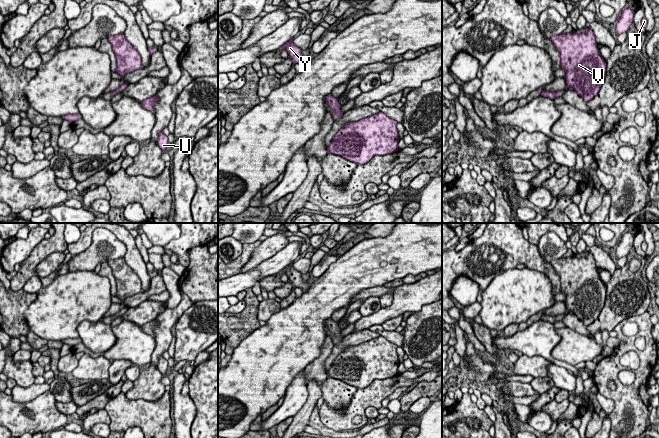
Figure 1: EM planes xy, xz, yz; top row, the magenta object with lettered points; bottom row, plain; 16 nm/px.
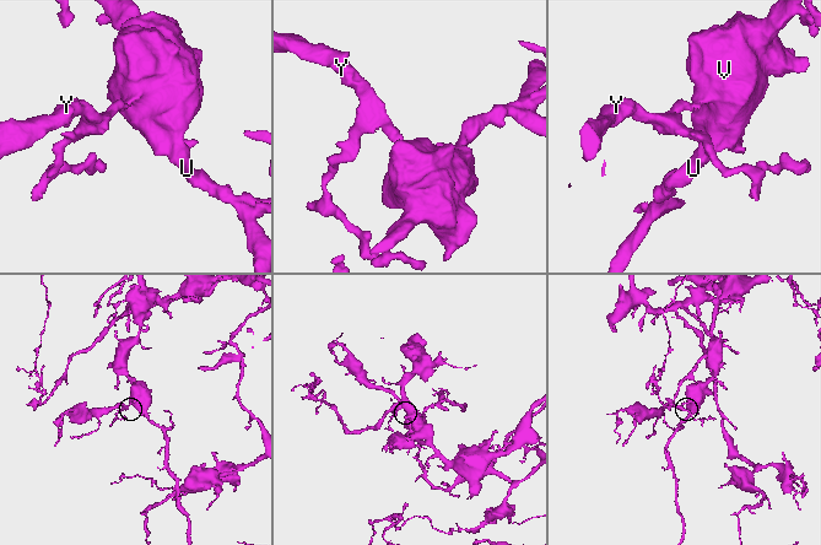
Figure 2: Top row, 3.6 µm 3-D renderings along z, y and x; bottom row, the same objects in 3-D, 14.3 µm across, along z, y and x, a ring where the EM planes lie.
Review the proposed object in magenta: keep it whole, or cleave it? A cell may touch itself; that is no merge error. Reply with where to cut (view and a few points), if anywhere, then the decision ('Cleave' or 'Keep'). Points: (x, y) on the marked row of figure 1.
No split. Keep

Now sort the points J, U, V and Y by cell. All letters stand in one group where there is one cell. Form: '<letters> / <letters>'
J U V Y

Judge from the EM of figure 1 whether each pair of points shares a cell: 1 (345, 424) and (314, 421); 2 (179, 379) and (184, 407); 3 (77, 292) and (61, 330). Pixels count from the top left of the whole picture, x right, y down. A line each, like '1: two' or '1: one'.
1: two
2: one
3: one

